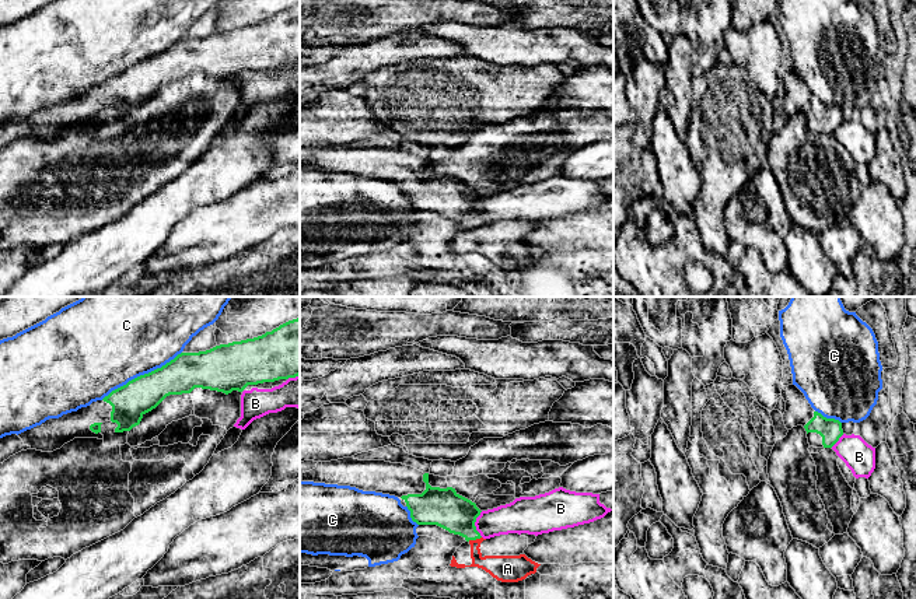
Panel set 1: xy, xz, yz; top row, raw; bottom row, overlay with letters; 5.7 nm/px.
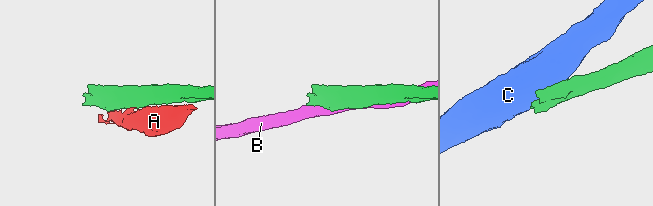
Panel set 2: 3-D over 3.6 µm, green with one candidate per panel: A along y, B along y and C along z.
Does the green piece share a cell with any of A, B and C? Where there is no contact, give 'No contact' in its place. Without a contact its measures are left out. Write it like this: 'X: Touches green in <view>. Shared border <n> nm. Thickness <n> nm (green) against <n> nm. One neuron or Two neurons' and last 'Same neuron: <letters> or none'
A: Touches green in xz. Shared border 80 nm. Thickness 220 nm (green) against 160 nm. Two neurons
B: Touches green in xz. Shared border 150 nm. Thickness 220 nm (green) against 180 nm. Two neurons
C: Touches green in xy. Shared border 550 nm. Thickness 200 nm (green) against 440 nm. Two neurons
Same neuron: none

